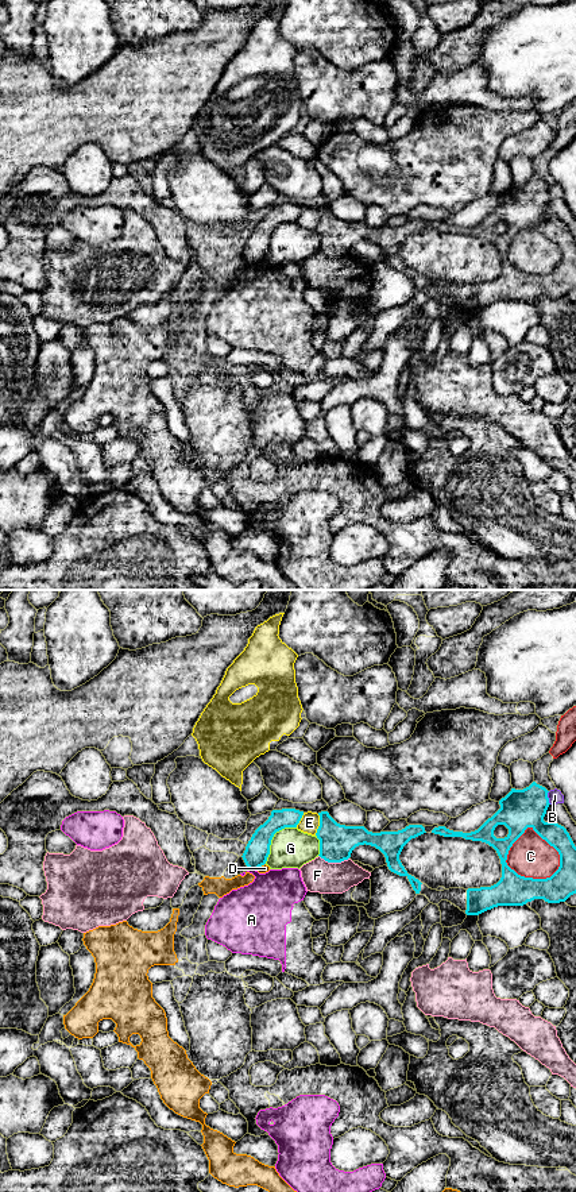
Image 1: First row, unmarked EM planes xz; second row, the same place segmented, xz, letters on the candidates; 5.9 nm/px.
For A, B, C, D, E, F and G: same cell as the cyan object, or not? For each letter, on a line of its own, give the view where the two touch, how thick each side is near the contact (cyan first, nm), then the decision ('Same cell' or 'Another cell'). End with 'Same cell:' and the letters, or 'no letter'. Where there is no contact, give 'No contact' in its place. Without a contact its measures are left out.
A: Touches cyan in xz. Thickness 140 nm (cyan) against 340 nm. Another cell
B: Touches cyan in xz. Thickness 240 nm (cyan) against 80 nm. Another cell
C: Touches cyan in xz. Thickness 170 nm (cyan) against 260 nm. Another cell
D: Touches cyan in xz. Thickness 140 nm (cyan) against 50 nm. Another cell
E: Touches cyan in xz. Thickness 200 nm (cyan) against 120 nm. Another cell
F: Touches cyan in xz. Thickness 200 nm (cyan) against 190 nm. Another cell
G: Touches cyan in xz. Thickness 140 nm (cyan) against 240 nm. Another cell
Same cell: no letter

